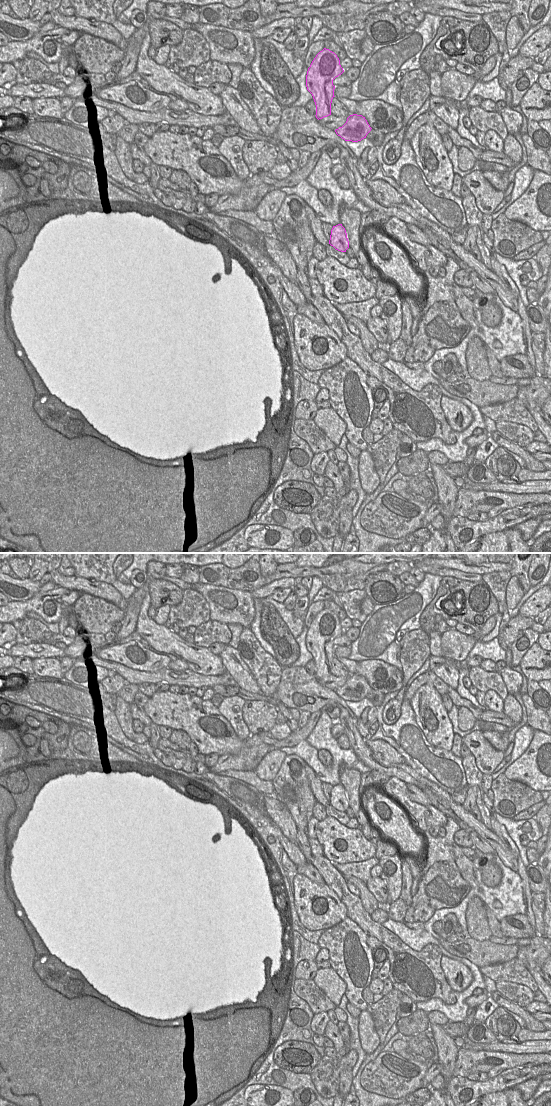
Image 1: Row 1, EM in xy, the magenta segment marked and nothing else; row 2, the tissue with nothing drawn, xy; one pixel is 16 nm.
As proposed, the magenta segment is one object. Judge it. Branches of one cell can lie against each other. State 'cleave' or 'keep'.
keep

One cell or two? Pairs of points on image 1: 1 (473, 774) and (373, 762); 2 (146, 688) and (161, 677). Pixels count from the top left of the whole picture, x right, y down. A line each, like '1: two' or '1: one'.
1: one
2: two

